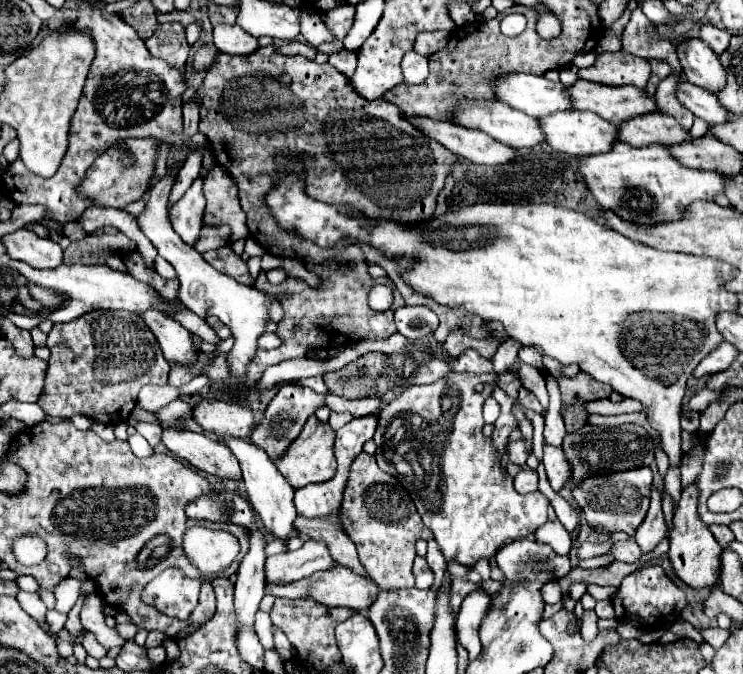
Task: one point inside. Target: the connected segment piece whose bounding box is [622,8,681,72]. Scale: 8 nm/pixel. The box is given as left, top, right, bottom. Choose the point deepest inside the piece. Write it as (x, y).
(638, 38)

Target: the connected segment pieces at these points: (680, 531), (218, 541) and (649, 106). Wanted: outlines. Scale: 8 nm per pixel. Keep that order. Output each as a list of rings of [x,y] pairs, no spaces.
[[[691,484],[683,490],[681,500],[677,504],[675,516],[673,516],[673,528],[669,534],[669,560],[673,566],[673,572],[693,588],[715,588],[719,582],[719,556],[723,548],[715,540],[715,536],[709,532],[709,528],[703,524],[703,520],[697,514],[697,486]]]
[[[189,528],[183,538],[185,556],[203,572],[213,574],[225,570],[239,554],[239,542],[233,534],[209,528]]]
[[[577,80],[569,88],[569,96],[573,98],[577,110],[591,110],[615,126],[635,116],[659,112],[655,98],[645,96],[645,92],[635,86],[613,88],[597,82]]]

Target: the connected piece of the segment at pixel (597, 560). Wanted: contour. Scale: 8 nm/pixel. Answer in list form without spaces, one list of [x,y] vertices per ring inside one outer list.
[[[611,554],[602,556],[596,556],[590,559],[582,560],[580,567],[583,569],[596,569],[603,566],[610,565],[614,561],[614,557]]]

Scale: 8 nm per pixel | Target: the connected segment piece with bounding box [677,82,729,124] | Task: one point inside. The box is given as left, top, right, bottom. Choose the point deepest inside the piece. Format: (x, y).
(703, 104)

